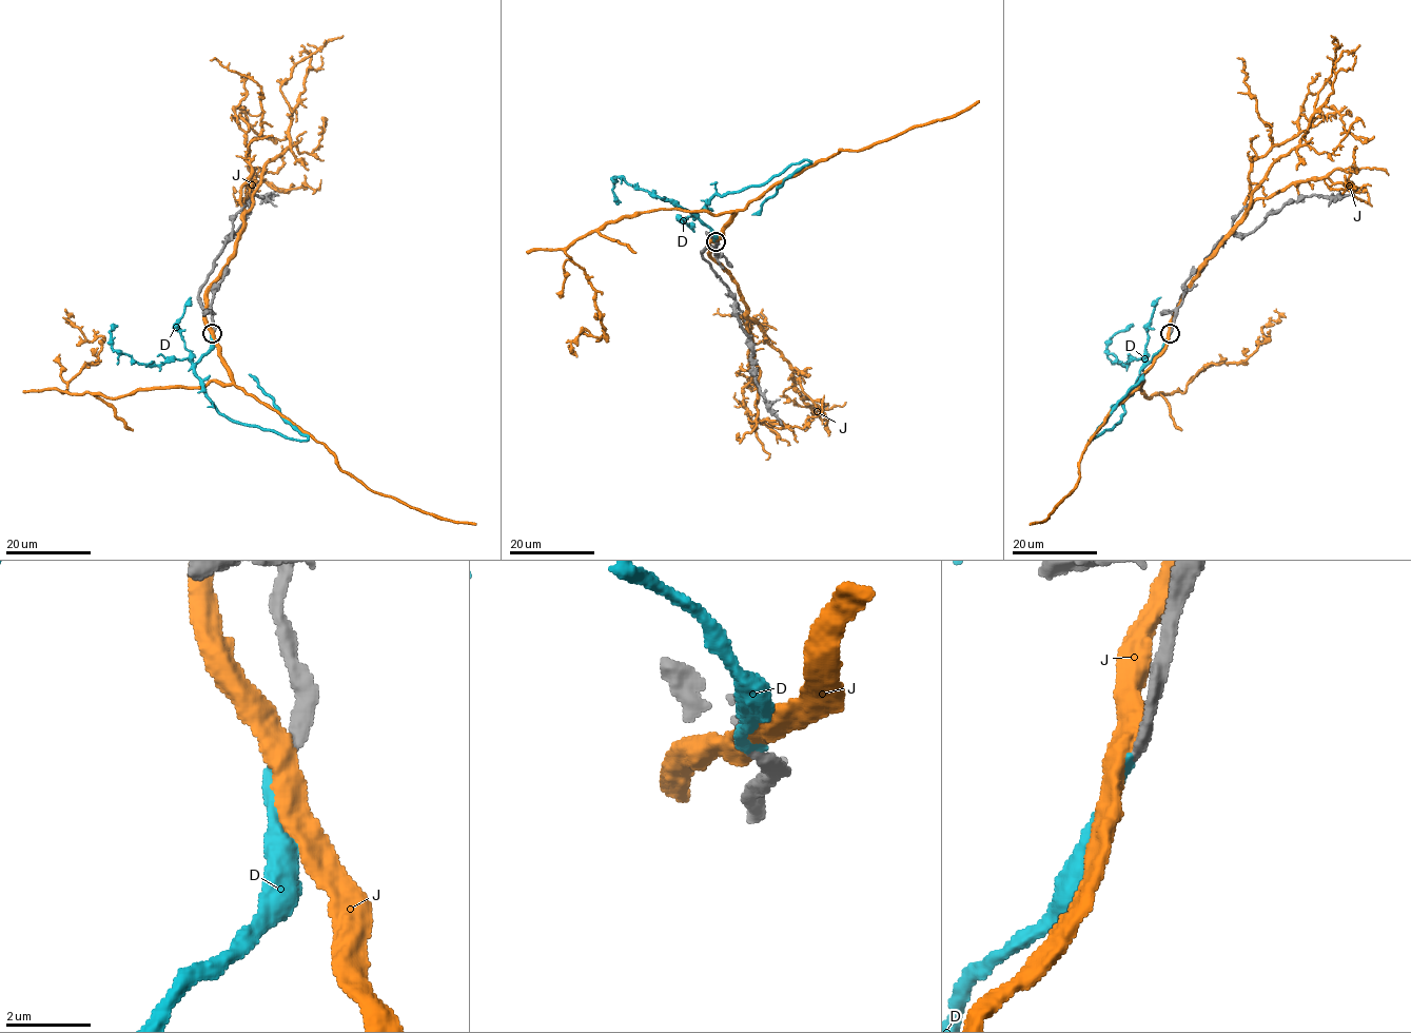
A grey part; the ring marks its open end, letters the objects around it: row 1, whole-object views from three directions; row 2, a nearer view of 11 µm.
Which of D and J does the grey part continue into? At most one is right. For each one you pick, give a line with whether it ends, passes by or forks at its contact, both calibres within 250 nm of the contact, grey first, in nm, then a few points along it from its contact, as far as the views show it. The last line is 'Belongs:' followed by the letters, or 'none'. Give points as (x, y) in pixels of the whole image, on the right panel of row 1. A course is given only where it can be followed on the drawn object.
D: it ends | 320/260 nm | via (1170, 332), (1169, 339), (1141, 370), (1119, 421), (1089, 440), (1143, 374)
Belongs: D

